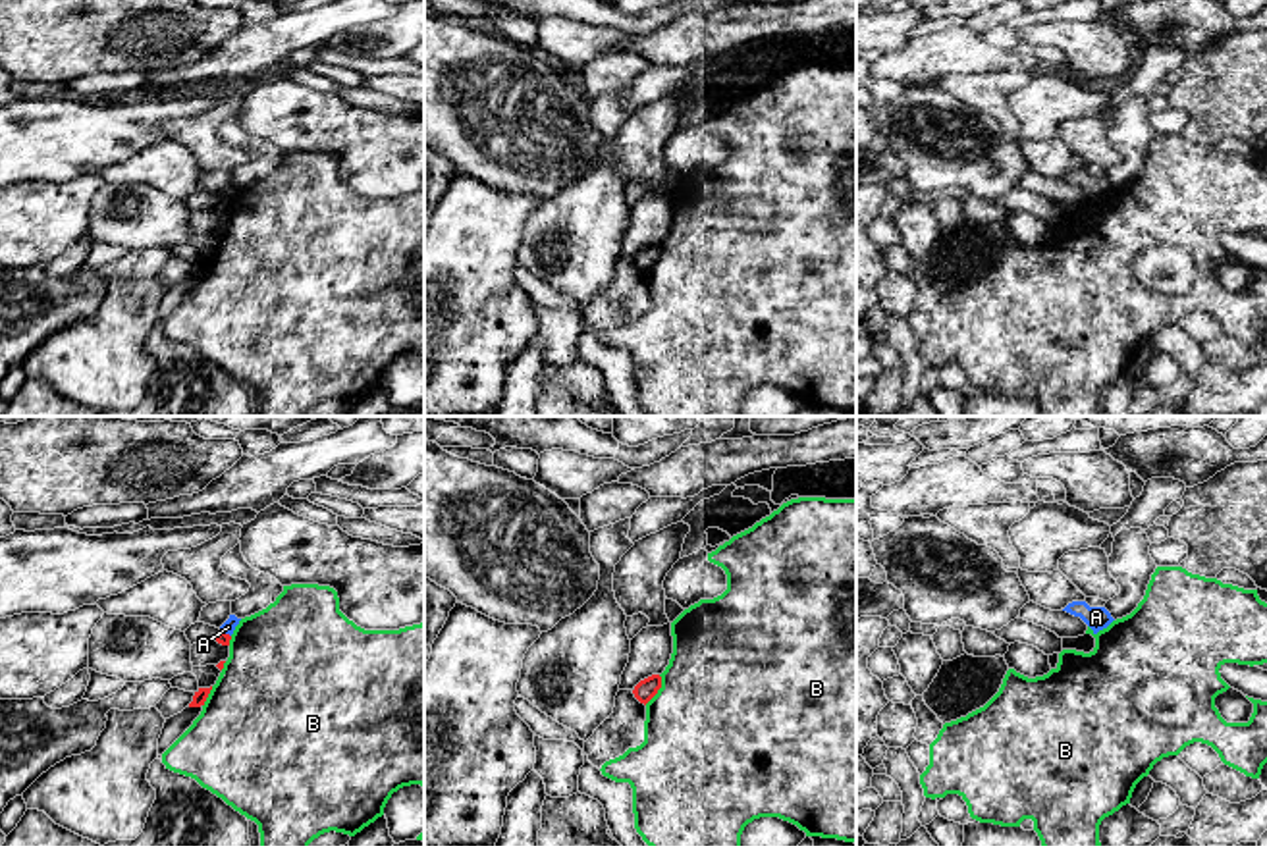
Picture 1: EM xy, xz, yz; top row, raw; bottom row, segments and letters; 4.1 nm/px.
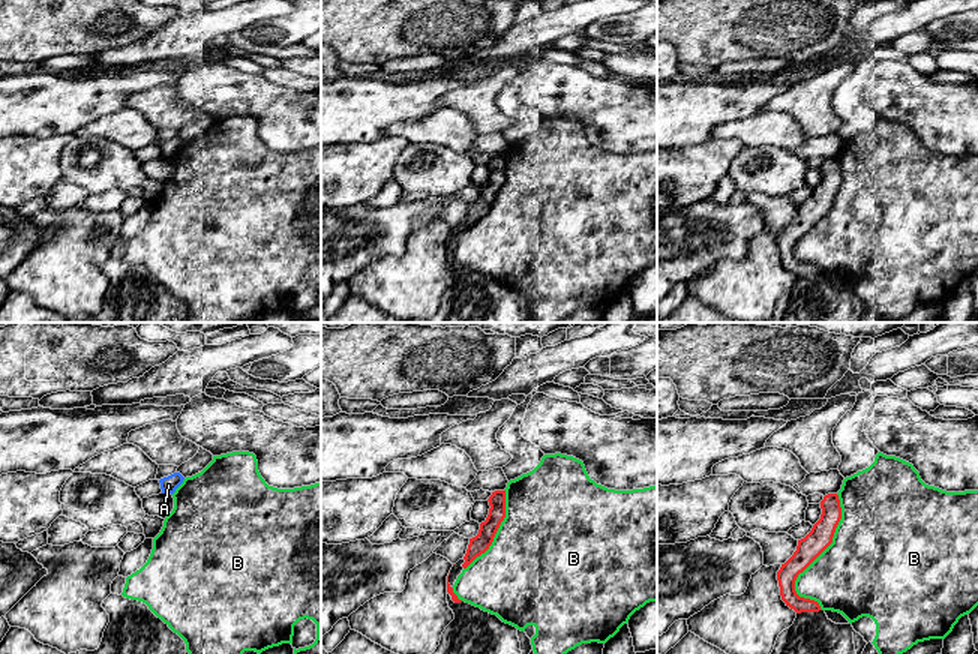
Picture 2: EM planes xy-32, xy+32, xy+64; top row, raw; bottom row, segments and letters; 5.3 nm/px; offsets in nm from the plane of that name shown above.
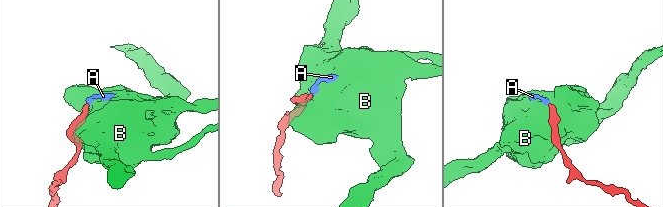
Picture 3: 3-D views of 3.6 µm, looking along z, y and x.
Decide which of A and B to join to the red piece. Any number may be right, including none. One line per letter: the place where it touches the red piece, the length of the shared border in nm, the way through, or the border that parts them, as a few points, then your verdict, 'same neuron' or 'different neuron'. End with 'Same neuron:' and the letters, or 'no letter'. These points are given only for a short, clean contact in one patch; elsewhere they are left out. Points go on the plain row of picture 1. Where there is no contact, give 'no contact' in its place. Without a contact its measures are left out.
A: contact xy (224, 201); length 60 nm; border xy (220, 197), (230, 205); different neuron
B: contact xz (656, 259); length 140 nm; different neuron
Same neuron: no letter

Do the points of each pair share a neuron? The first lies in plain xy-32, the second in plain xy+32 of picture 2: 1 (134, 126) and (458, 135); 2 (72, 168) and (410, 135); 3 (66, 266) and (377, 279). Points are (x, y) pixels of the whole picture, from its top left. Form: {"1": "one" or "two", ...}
{"1": "one", "2": "two", "3": "one"}

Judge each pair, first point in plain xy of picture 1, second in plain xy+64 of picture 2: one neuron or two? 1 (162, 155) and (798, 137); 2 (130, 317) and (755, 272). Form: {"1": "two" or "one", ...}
{"1": "one", "2": "one"}

